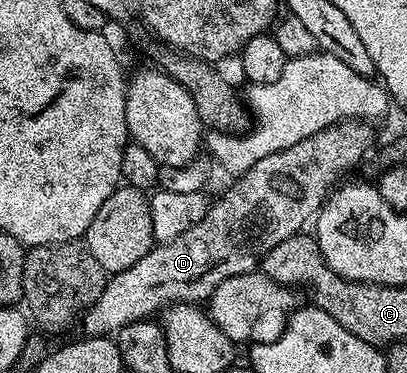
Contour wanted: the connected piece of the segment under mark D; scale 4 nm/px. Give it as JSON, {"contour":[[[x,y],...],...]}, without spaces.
{"contour":[[[345,119],[320,129],[288,149],[281,149],[256,161],[256,165],[231,182],[234,184],[215,203],[213,200],[207,206],[204,217],[196,221],[192,229],[184,229],[180,237],[153,246],[131,268],[111,274],[98,300],[81,316],[80,324],[86,330],[83,332],[90,337],[113,336],[124,325],[153,316],[153,311],[159,312],[177,302],[197,304],[209,300],[220,281],[255,270],[272,245],[280,245],[280,241],[288,241],[288,237],[299,234],[305,228],[302,226],[317,216],[338,175],[350,170],[365,157],[366,150],[374,143],[374,131],[370,127],[373,126],[361,119]]]}

